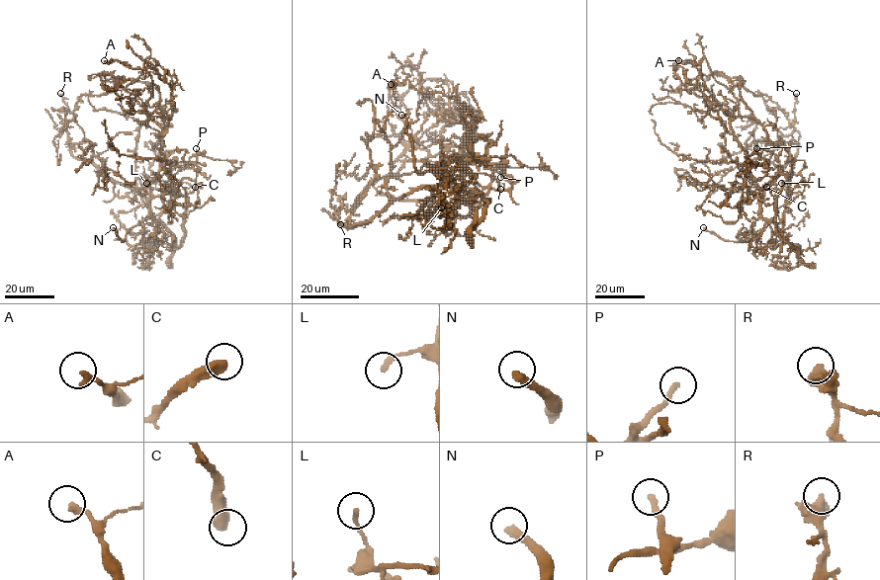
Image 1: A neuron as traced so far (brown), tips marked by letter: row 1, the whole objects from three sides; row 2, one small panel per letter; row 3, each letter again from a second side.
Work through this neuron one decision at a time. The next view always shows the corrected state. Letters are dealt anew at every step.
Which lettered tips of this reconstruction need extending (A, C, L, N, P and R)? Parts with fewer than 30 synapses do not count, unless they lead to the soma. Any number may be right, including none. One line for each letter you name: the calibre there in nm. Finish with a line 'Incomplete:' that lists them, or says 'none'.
C: 480 nm
N: 360 nm
P: 220 nm
Incomplete: C, N, P

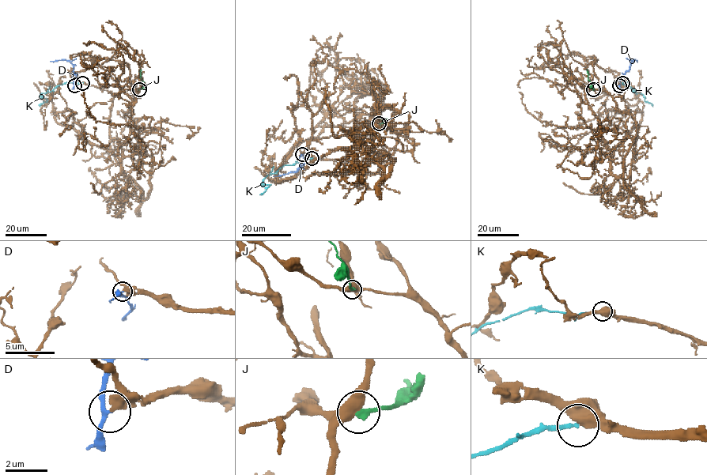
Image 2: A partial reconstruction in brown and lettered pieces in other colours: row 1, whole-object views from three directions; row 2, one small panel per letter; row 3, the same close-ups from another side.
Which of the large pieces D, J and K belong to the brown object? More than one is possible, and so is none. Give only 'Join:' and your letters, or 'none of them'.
Join: none of them

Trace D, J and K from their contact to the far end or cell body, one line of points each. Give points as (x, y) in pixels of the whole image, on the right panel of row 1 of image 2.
D: (619, 85), (630, 63), (633, 60), (637, 61)
J: (592, 89), (587, 69)
K: (622, 83), (627, 82), (652, 106)

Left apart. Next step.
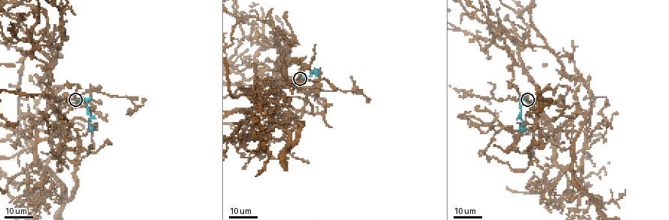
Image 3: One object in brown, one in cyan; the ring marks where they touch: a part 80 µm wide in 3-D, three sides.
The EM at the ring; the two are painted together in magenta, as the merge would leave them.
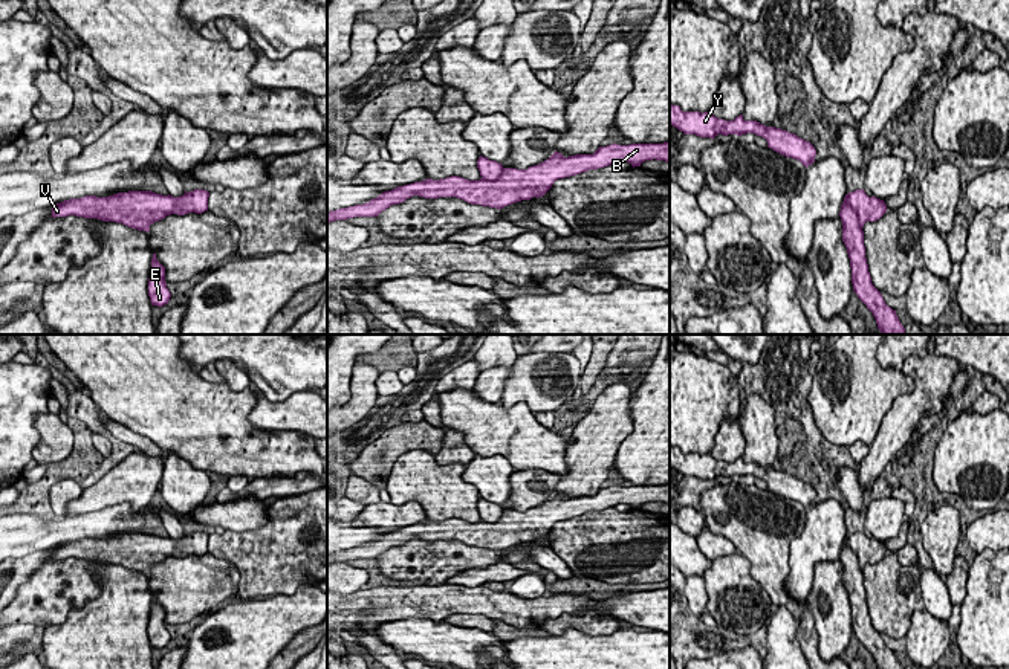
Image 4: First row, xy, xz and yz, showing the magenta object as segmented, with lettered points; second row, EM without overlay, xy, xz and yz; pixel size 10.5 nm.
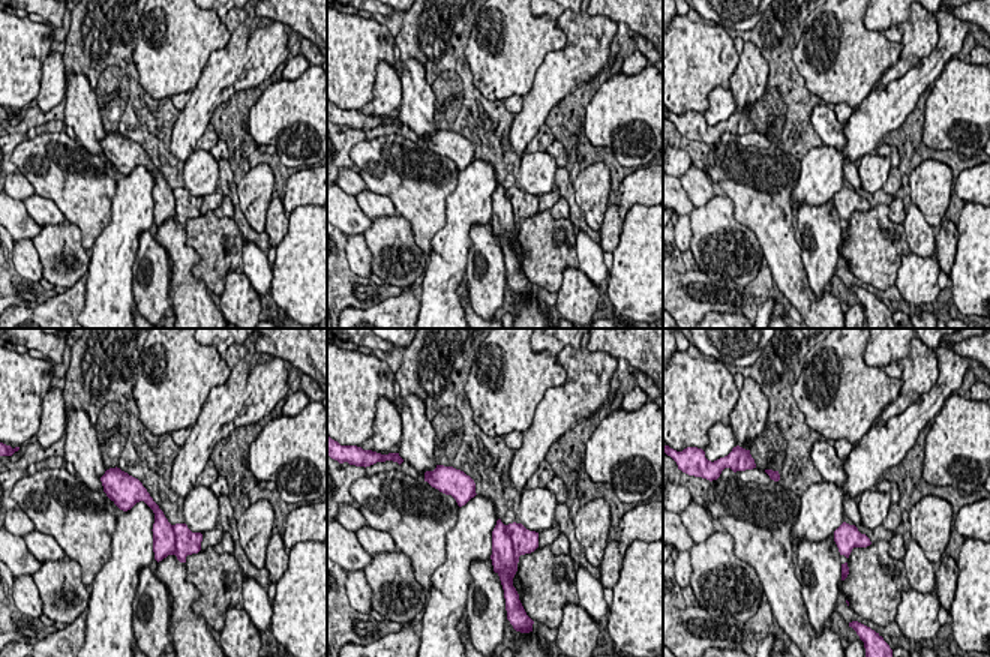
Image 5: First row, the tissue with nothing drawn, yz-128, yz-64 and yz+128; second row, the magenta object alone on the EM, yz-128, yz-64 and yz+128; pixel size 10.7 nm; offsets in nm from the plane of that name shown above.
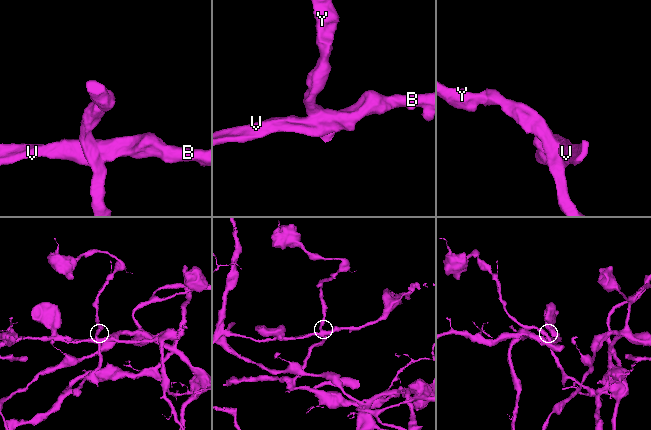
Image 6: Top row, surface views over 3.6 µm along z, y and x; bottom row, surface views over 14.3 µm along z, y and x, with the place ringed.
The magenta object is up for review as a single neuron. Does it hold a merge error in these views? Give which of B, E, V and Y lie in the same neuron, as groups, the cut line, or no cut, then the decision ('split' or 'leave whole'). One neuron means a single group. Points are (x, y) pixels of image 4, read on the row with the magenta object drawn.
B E V Y; no cut; leave whole

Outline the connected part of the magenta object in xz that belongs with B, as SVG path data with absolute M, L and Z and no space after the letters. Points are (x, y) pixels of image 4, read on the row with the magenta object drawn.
M670 142L663 144L612 144L599 147L593 154L564 157L555 151L547 160L527 170L504 168L495 160L480 156L477 168L480 180L451 176L440 180L427 179L385 191L364 205L355 205L327 212L327 223L353 217L378 217L391 205L399 205L413 196L425 199L457 197L471 205L501 209L508 205L543 197L555 180L598 170L616 162L628 162L633 168L645 160L670 163Z

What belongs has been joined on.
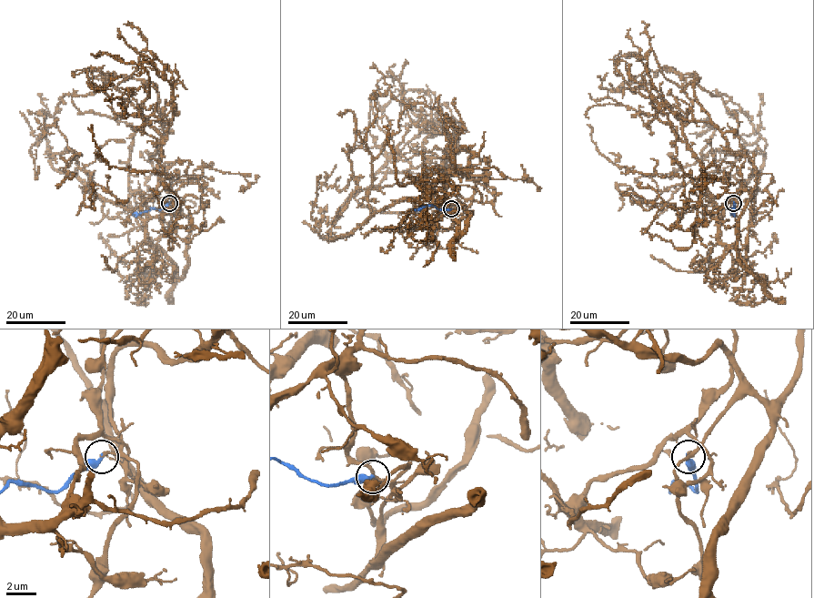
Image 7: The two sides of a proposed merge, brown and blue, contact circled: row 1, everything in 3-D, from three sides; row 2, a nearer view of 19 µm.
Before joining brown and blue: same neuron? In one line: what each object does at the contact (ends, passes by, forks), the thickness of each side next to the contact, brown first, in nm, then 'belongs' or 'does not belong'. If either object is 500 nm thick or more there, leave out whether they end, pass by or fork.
brown ends there; blue ends there; 180 nm thick on the brown side, 360 nm on the other; belongs

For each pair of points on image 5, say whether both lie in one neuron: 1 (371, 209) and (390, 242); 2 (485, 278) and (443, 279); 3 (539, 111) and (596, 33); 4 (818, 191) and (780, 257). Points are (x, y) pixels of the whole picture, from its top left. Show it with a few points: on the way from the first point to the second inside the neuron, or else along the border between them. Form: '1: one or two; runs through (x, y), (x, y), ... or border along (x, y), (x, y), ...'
1: one; runs through (371, 216), (374, 225), (383, 234)
2: two; border along (471, 243), (467, 252), (465, 279)
3: one; runs through (546, 92), (584, 53)
4: two; border along (800, 176), (791, 204), (794, 225)

